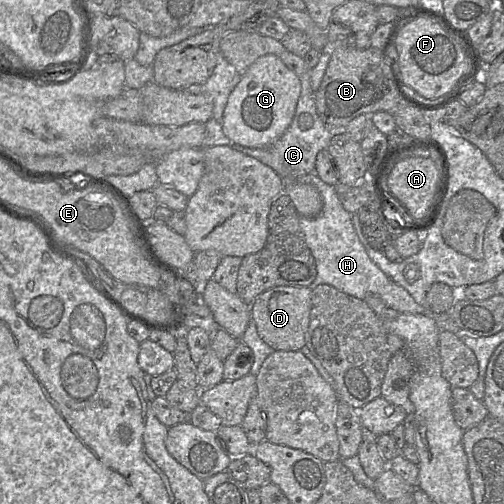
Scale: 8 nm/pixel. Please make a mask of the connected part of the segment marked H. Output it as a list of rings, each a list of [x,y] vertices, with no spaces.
[[[315,172],[296,177],[298,182],[314,186],[320,193],[323,208],[314,218],[299,216],[299,227],[305,242],[310,249],[316,264],[317,275],[309,288],[313,290],[318,285],[328,284],[348,295],[365,300],[367,295],[378,295],[392,310],[400,313],[423,314],[435,321],[440,330],[456,334],[459,327],[448,313],[436,313],[418,304],[401,286],[393,282],[368,256],[358,239],[352,224],[352,215],[346,211],[338,197],[335,187],[324,183]]]

